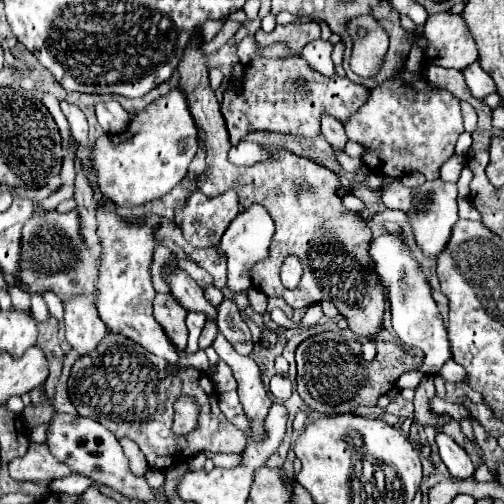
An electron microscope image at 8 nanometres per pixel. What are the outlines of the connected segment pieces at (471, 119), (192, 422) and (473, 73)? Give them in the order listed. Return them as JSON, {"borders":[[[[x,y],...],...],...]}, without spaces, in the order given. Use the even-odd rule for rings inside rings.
{"borders":[[[[462,102],[462,114],[464,114],[464,130],[472,132],[476,128],[476,110],[468,102]]],[[[182,395],[176,398],[174,404],[174,421],[172,424],[172,432],[182,436],[182,434],[190,434],[198,428],[199,408],[194,398]]],[[[478,62],[470,64],[468,68],[464,68],[464,78],[466,78],[466,84],[468,84],[472,96],[478,98],[478,100],[484,98],[484,96],[488,96],[490,92],[496,92],[494,80],[488,76],[488,72],[484,72],[480,68]]]]}

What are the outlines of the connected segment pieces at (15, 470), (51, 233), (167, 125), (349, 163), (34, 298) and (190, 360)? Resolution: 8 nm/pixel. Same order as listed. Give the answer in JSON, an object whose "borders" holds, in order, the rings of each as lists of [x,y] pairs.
{"borders":[[[[30,444],[28,452],[22,458],[10,462],[10,476],[14,480],[52,482],[68,474],[72,474],[72,470],[54,456],[50,456],[46,444]]],[[[44,212],[32,216],[22,228],[22,260],[18,278],[32,292],[54,290],[62,302],[74,294],[94,292],[94,280],[98,278],[98,256],[94,256],[80,238],[78,212]]],[[[180,86],[154,100],[144,112],[132,118],[126,132],[104,134],[96,140],[94,160],[100,190],[118,206],[136,206],[170,192],[188,172],[198,150],[198,132],[188,114],[188,102]]],[[[336,154],[338,156],[338,162],[340,162],[340,166],[344,168],[344,170],[348,170],[348,172],[356,172],[356,170],[360,170],[360,168],[366,168],[366,164],[360,160],[360,158],[350,158],[348,154]]],[[[28,293],[31,301],[31,314],[38,323],[45,322],[49,318],[49,310],[42,296],[38,293]]],[[[204,350],[196,352],[194,356],[182,356],[178,364],[182,364],[182,366],[194,366],[196,370],[200,370],[200,372],[204,372],[204,374],[210,374],[210,372],[212,372],[212,368],[210,368],[210,364],[208,364],[208,358],[206,358],[206,352],[204,352]]]]}

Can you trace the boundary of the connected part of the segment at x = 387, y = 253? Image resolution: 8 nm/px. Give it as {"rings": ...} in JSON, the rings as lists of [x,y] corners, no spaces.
{"rings":[[[384,234],[372,240],[370,258],[374,262],[374,270],[382,278],[382,284],[388,290],[388,298],[392,304],[392,328],[402,340],[404,346],[416,346],[426,356],[420,366],[424,374],[436,374],[446,360],[452,358],[452,350],[448,344],[448,330],[442,322],[438,306],[430,294],[430,286],[424,274],[418,270],[418,262],[410,256],[408,246],[404,244],[402,234]]]}

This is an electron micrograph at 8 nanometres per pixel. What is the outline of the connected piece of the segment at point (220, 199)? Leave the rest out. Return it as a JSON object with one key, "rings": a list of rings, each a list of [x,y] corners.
{"rings":[[[194,190],[182,208],[174,210],[174,222],[182,228],[184,238],[196,248],[216,248],[228,224],[240,212],[236,192],[210,198]]]}

